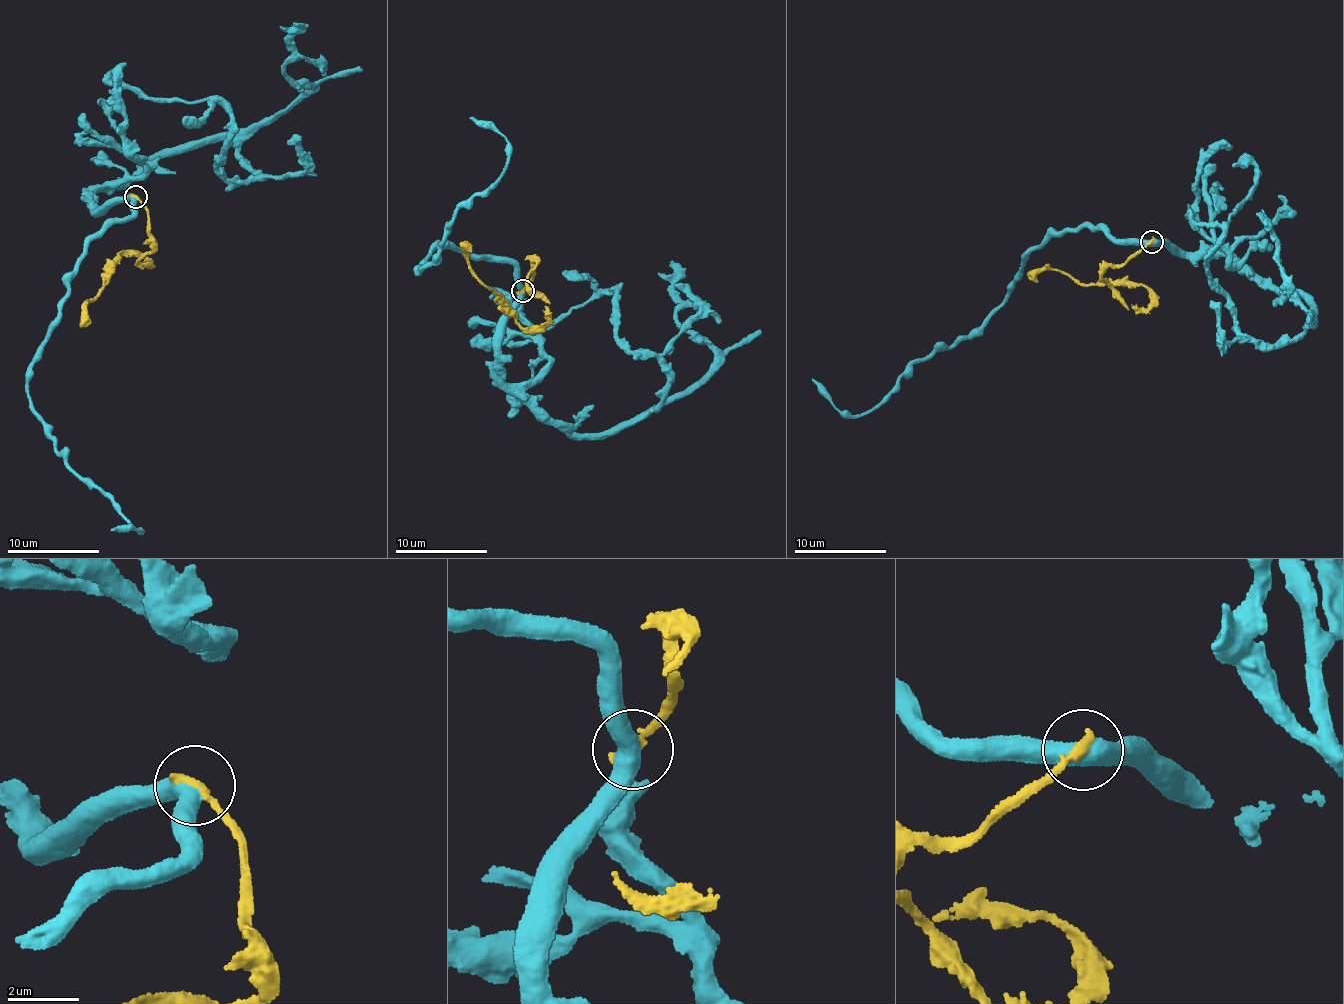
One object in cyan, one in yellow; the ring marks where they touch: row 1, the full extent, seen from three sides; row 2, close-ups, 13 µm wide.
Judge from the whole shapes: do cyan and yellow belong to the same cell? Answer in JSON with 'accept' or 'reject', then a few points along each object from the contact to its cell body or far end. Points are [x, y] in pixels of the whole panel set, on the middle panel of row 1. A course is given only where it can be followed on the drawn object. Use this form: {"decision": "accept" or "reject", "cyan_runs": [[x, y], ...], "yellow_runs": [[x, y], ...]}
{"decision": "reject", "cyan_runs": [[522, 290], [500, 379], [581, 434], [660, 406], [667, 368], [617, 335], [615, 288], [526, 341], [505, 320]], "yellow_runs": [[522, 290], [536, 261], [527, 283], [546, 303], [547, 321], [526, 327], [515, 319], [461, 245]]}

